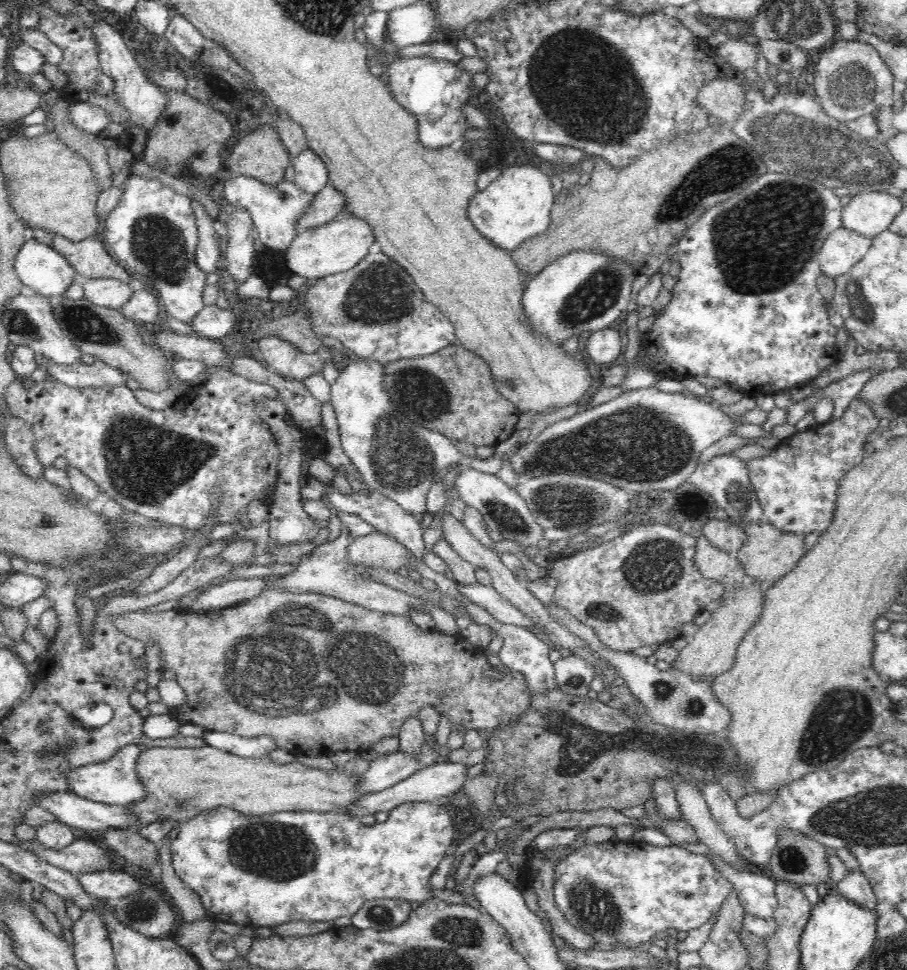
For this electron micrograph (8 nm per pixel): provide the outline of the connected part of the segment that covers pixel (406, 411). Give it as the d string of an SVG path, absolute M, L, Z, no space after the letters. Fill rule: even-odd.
M458 343L428 356L387 362L383 369L383 389L394 407L424 429L476 447L496 447L515 432L519 409L499 394L490 365Z

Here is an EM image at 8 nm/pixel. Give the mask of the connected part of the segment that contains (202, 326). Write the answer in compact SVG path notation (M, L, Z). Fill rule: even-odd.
M206 304L191 322L193 330L208 339L226 336L236 325L238 325L238 318L232 313L231 308L222 309L217 305Z

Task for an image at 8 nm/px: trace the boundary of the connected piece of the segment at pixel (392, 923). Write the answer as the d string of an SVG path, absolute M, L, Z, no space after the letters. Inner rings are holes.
M400 898L370 900L351 917L352 925L362 930L392 930L402 926L412 912L409 902Z

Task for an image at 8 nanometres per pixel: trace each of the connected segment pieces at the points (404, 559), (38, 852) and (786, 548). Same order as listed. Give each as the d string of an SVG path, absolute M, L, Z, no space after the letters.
M372 532L351 540L347 549L347 560L355 566L367 566L396 571L410 565L412 553L388 535Z
M82 839L73 840L61 849L46 847L38 840L32 841L33 853L41 859L45 859L48 864L78 873L90 874L97 870L106 870L112 864L115 857L111 851L106 852L91 841Z
M766 520L750 522L745 531L748 538L742 549L736 553L736 559L742 563L745 574L757 584L767 582L769 586L774 586L774 582L778 582L782 576L794 570L794 566L804 558L806 538L804 534L782 532Z

